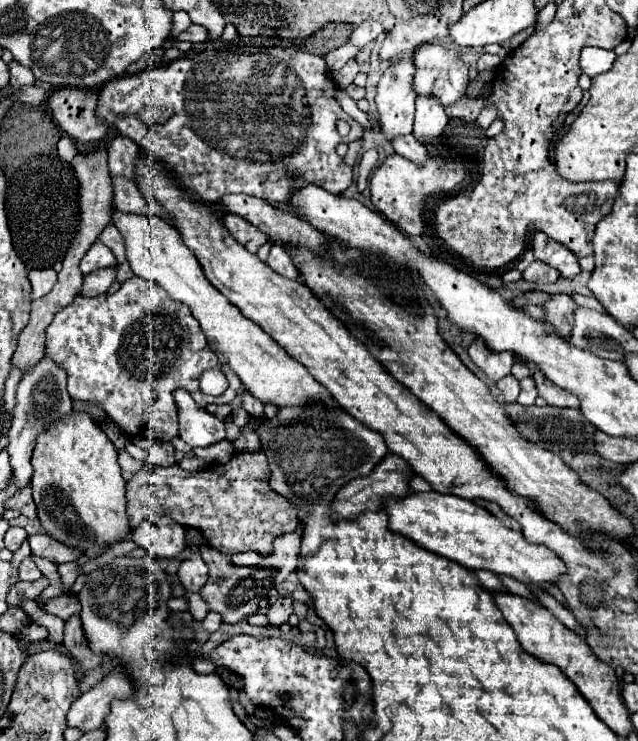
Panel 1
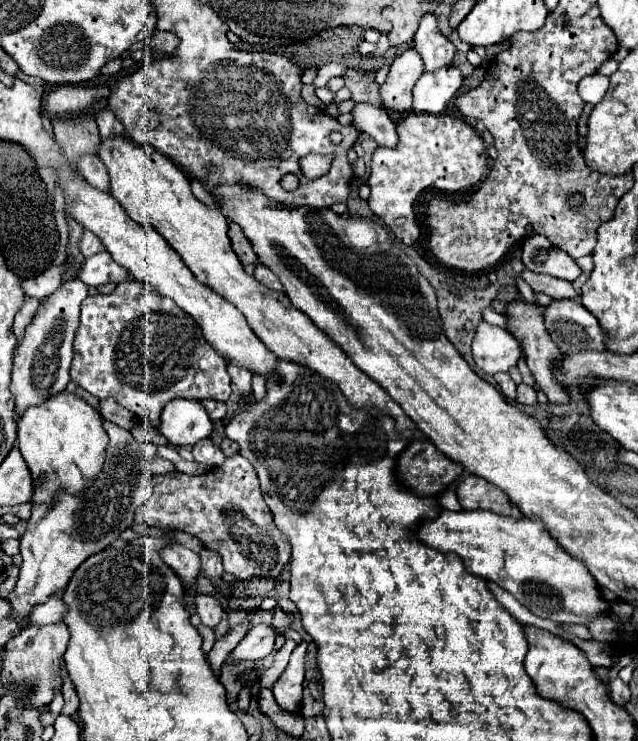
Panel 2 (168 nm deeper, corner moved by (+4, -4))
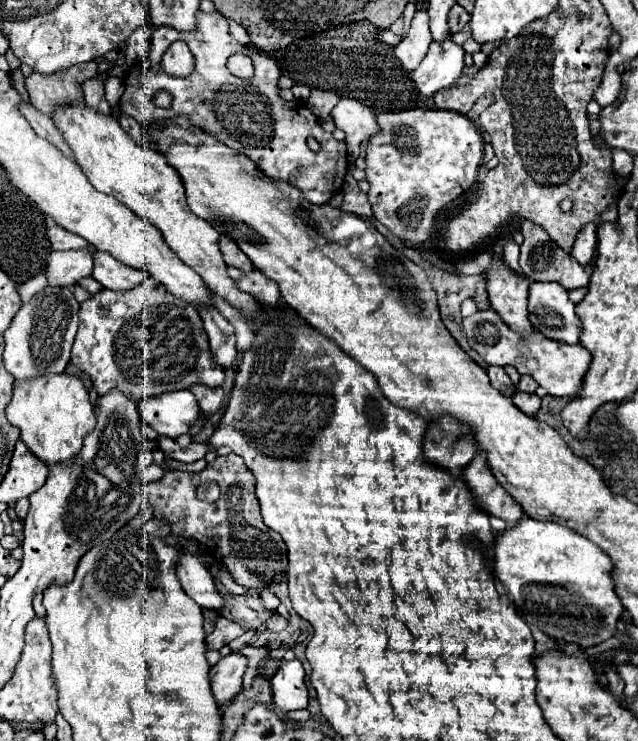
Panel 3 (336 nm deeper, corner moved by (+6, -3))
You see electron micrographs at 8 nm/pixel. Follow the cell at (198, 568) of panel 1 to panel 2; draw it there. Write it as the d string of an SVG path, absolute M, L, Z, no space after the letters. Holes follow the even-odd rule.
M197 595L197 605L195 605L203 625L215 629L223 617L223 607L219 605L217 599L213 597L207 597L207 595Z

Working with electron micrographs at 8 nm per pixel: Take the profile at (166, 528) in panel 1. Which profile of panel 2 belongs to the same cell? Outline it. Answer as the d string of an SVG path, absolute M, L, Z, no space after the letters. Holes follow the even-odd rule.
M173 543L161 549L161 557L189 587L197 585L197 577L201 575L201 561L197 553L185 549L183 545Z

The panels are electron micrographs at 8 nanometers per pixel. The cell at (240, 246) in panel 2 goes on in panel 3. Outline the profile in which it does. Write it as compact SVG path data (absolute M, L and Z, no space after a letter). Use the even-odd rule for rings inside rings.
M221 236L219 248L221 248L223 258L225 258L225 262L227 262L229 266L241 268L243 272L251 272L251 270L253 270L251 260L241 252L241 248L237 248L237 244L235 244L233 240L229 240L229 236Z

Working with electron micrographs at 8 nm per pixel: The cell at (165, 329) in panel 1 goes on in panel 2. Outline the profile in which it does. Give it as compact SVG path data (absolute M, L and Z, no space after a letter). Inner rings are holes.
M129 279L125 283L119 283L115 287L113 293L109 295L91 295L87 297L83 303L81 303L81 325L77 329L77 335L75 335L75 343L73 343L73 349L75 349L75 355L73 355L73 363L71 363L71 379L81 385L83 389L87 389L91 395L95 395L97 399L107 399L107 397L113 397L119 405L123 405L125 409L129 409L131 413L135 413L139 419L143 421L151 421L155 427L159 425L159 413L163 409L165 403L169 403L171 399L197 399L197 401L203 401L203 399L215 399L215 401L227 401L229 395L231 395L231 377L225 369L225 361L223 357L203 339L203 333L201 333L201 327L197 325L197 321L193 321L191 315L187 315L175 301L159 295L155 289L151 289L147 283L143 281L137 281L137 279Z

